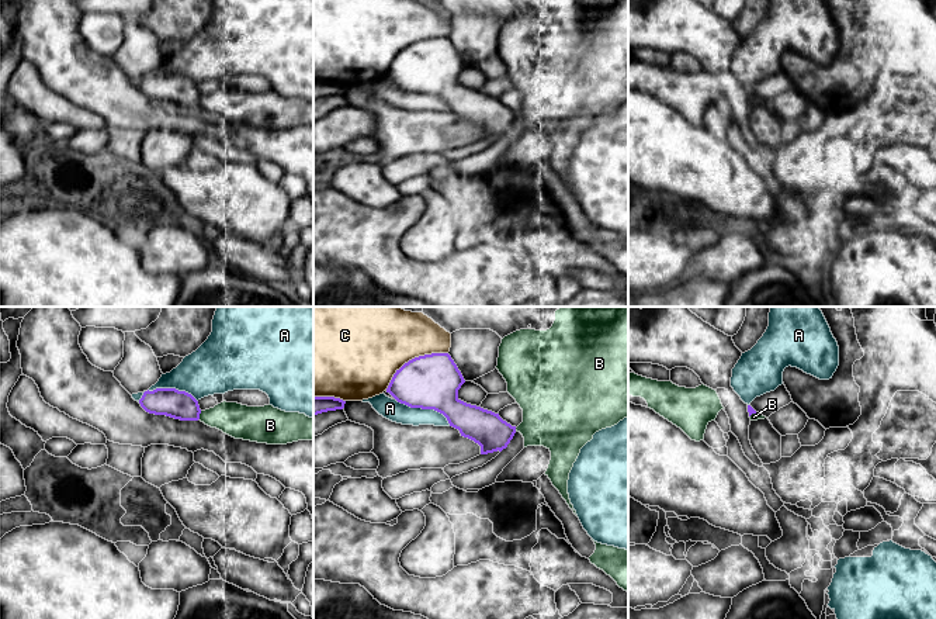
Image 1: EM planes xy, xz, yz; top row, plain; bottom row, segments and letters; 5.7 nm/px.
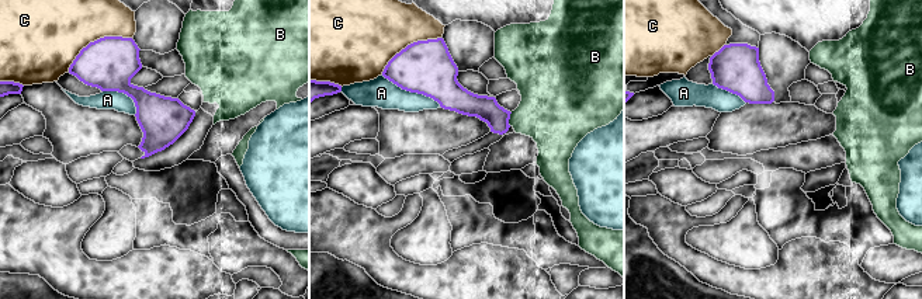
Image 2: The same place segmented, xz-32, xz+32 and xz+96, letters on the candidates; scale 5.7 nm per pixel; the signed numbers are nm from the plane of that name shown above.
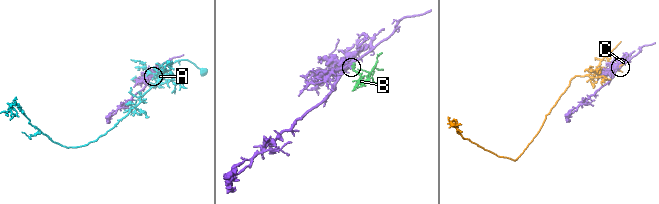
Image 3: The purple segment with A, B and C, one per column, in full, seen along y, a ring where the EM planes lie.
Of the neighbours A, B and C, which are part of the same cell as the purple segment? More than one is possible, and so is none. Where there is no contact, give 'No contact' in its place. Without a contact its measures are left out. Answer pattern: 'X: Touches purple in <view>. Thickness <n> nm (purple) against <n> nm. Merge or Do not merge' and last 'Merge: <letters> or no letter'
A: Touches purple in xz. Thickness 320 nm (purple) against 120 nm. Do not merge
B: Touches purple in xy. Thickness 160 nm (purple) against 190 nm. Do not merge
C: Touches purple in xz. Thickness 320 nm (purple) against 440 nm. Do not merge
Merge: no letter

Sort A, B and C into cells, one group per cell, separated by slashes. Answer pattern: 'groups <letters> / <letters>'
groups A / B / C

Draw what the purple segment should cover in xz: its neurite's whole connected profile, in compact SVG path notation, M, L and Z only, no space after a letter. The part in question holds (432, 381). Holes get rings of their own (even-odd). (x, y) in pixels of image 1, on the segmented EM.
M431 353L415 357L396 370L386 393L410 408L434 409L443 414L461 436L481 446L481 454L502 452L513 439L516 426L503 421L499 414L461 401L458 390L464 383L461 371L448 353Z

